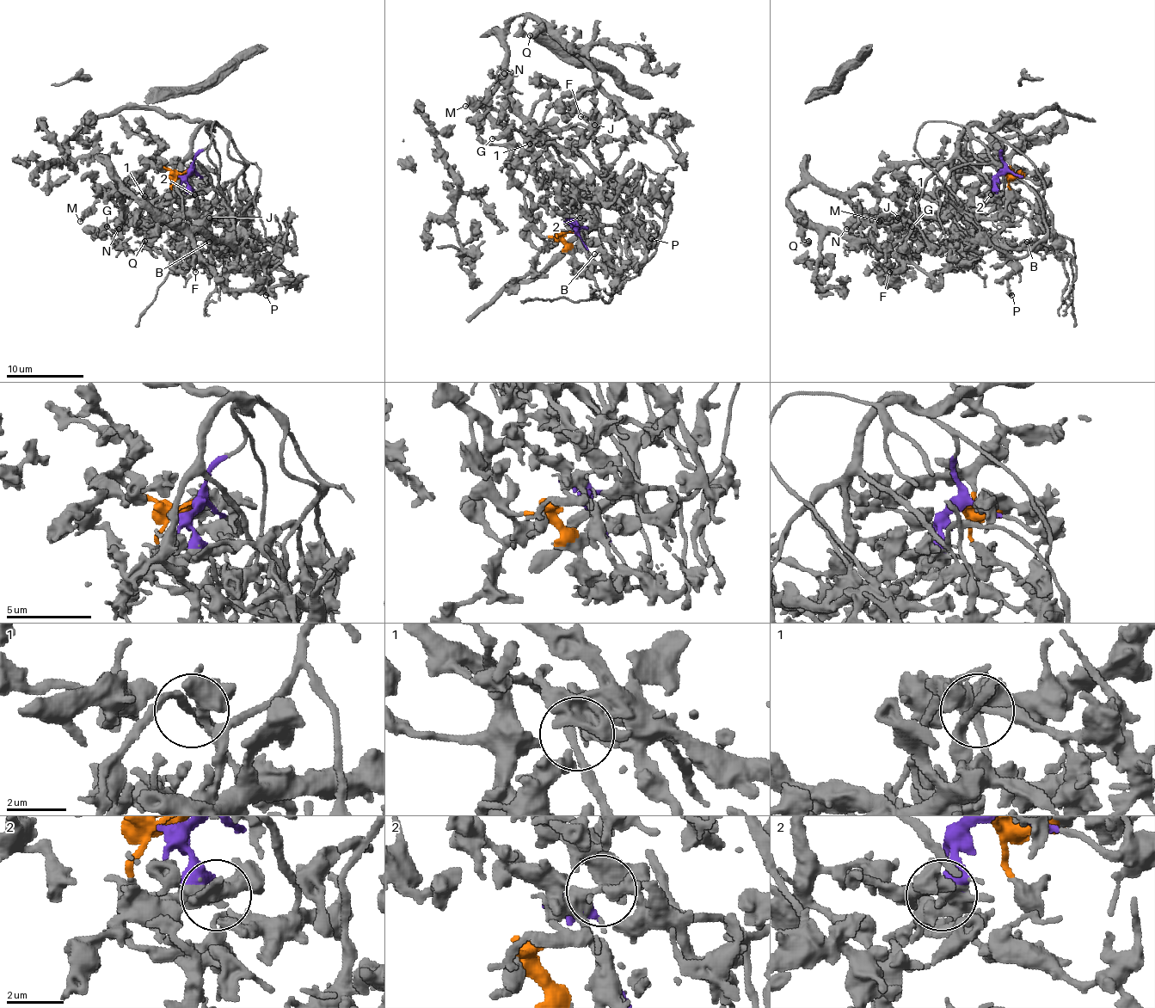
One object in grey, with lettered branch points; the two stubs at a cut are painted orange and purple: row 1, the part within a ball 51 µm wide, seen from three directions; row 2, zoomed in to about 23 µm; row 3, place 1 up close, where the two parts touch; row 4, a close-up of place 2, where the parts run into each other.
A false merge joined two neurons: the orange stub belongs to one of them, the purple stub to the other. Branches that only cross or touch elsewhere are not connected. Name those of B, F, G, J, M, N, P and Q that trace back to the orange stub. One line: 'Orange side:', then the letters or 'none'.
Orange side: J, M, N, Q

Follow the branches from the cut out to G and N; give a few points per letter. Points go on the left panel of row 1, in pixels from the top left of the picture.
G: (187, 169), (210, 140), (204, 125), (179, 185), (154, 202), (138, 193), (126, 218), (107, 225)
N: (187, 171), (171, 171), (148, 160), (123, 193), (103, 193), (106, 187), (119, 199), (119, 230)

